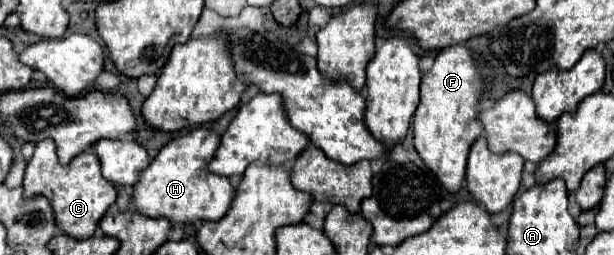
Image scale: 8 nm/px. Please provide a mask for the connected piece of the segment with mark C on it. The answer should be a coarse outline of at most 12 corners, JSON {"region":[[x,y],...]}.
{"region":[[53,139],[35,145],[23,195],[47,197],[57,229],[95,235],[117,199],[99,159],[61,165]]}

